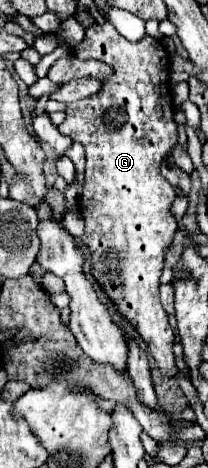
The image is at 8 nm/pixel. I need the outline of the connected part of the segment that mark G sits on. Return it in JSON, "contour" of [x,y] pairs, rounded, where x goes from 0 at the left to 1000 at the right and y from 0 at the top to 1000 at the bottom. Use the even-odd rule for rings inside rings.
{"contour":[[[452,51],[413,64],[404,90],[356,107],[375,124],[462,124],[548,145],[548,162],[490,171],[500,184],[471,201],[327,222],[317,244],[327,252],[279,269],[279,278],[337,291],[356,303],[385,303],[413,321],[413,368],[404,368],[404,410],[385,423],[385,457],[413,474],[394,517],[423,534],[423,556],[442,568],[442,590],[519,628],[538,650],[558,650],[567,667],[635,692],[663,718],[692,726],[702,744],[750,769],[750,782],[788,808],[827,808],[856,799],[827,735],[837,735],[837,705],[808,692],[808,671],[788,667],[760,641],[760,611],[769,585],[788,573],[788,547],[827,509],[856,491],[846,462],[827,457],[817,440],[846,423],[846,406],[808,393],[779,376],[769,355],[798,342],[827,312],[856,303],[846,261],[837,261],[837,222],[827,197],[808,175],[808,115],[779,103],[769,85],[750,81],[683,81],[673,90],[635,94],[606,90],[596,77],[558,68],[558,60],[510,51]]]}

